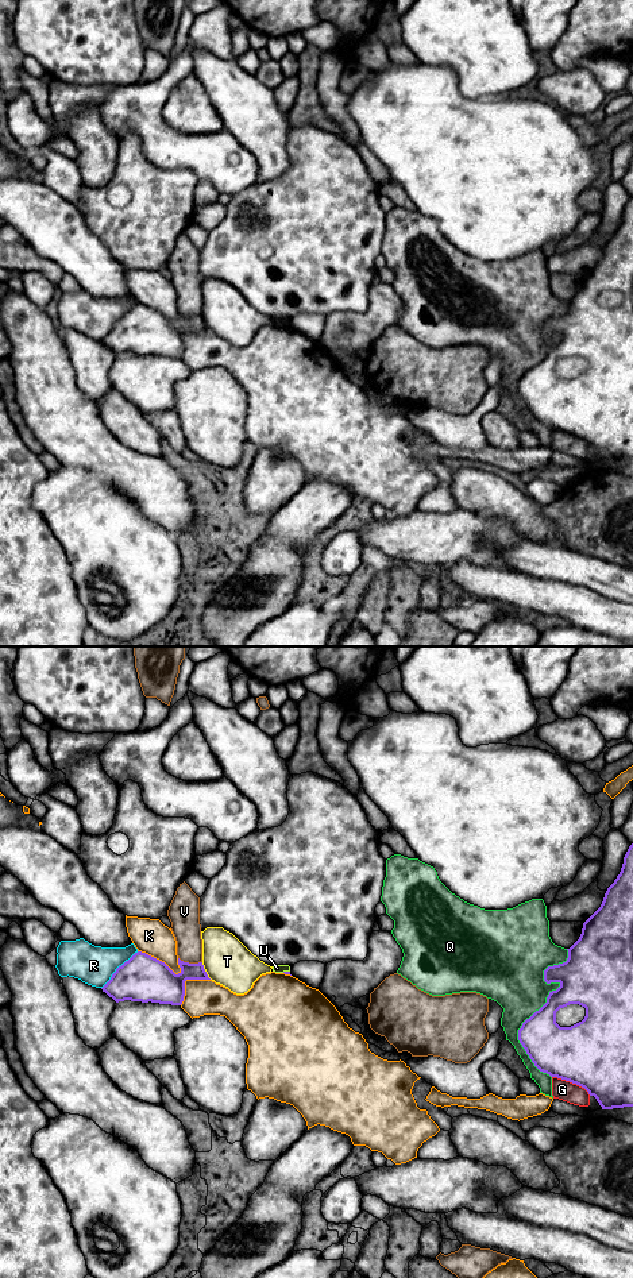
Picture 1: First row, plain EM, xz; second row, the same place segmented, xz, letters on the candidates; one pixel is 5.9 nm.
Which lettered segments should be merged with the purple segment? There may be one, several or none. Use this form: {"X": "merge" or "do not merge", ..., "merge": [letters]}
{"G": "do not merge", "K": "do not merge", "Q": "do not merge", "R": "do not merge", "T": "do not merge", "U": "do not merge", "V": "do not merge", "merge": []}

